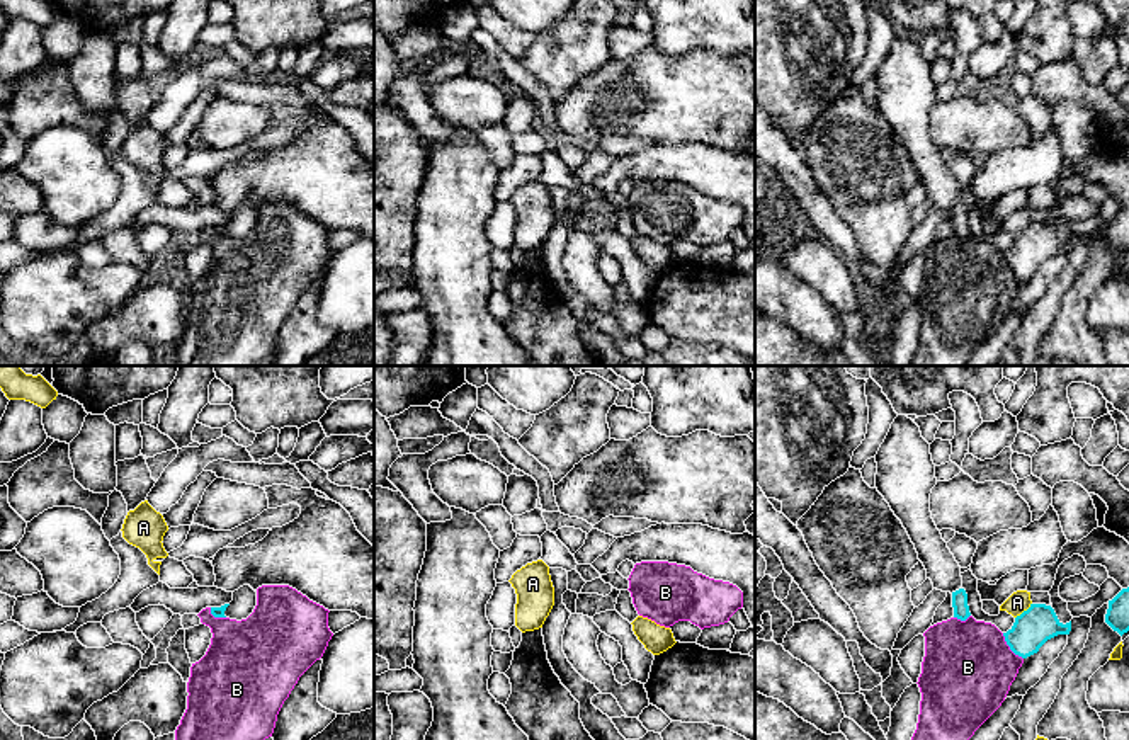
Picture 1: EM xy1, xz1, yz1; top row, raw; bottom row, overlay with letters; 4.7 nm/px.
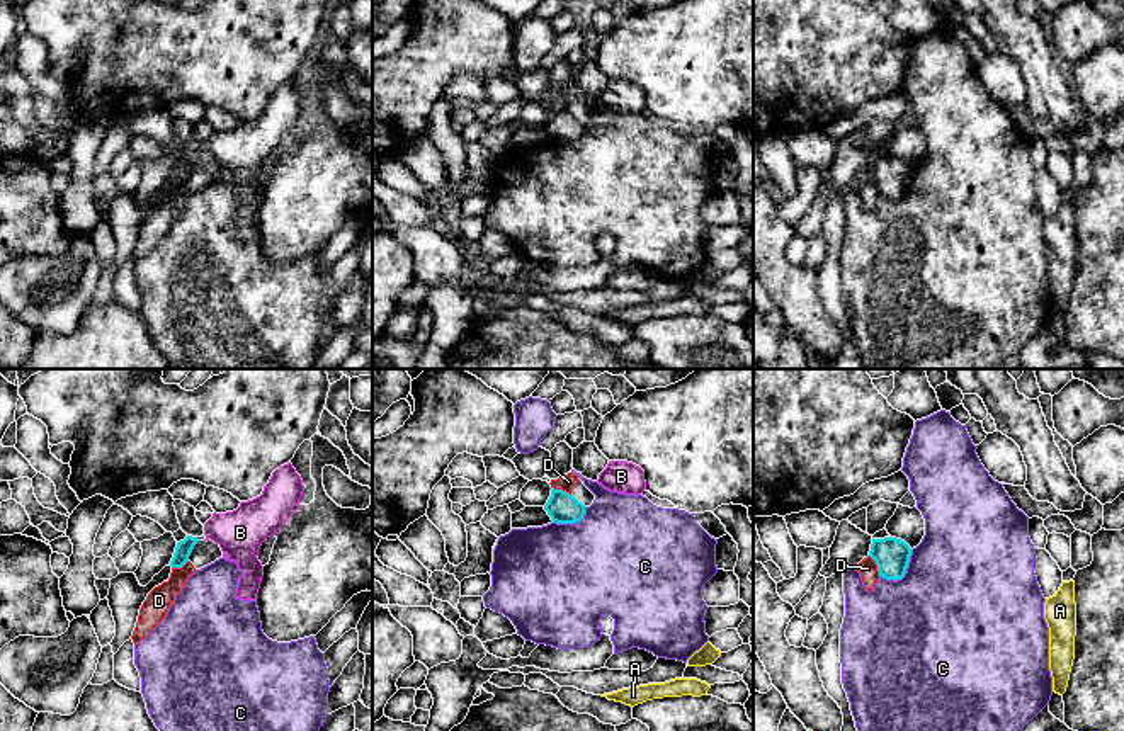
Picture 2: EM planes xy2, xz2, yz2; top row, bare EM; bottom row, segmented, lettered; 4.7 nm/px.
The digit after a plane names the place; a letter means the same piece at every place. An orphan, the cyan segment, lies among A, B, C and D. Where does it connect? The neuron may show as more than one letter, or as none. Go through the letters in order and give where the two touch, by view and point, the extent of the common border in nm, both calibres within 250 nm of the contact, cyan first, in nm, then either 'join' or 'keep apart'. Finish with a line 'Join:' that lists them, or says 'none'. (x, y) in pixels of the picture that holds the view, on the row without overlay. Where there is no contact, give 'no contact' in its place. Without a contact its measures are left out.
A: meets cyan in yz1 at (1024, 230); contact 110 nm long; 180 nm thick on the cyan side, 100 nm on the other; keep apart
B: meets cyan in yz1 at (1009, 264); contact 160 nm long; 180 nm thick on the cyan side, 440 nm on the other; keep apart
C: meets cyan in yz2 at (903, 194); contact 200 nm long; 170 nm thick on the cyan side, 500 nm on the other; keep apart
D: meets cyan in yz2 at (876, 182); contact 120 nm long; 170 nm thick on the cyan side, 90 nm on the other; keep apart
Join: none

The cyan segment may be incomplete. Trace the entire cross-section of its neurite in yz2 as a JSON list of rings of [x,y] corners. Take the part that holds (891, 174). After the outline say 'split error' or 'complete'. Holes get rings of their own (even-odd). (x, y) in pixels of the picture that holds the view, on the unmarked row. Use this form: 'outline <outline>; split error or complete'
outline [[[896,156],[872,158],[869,175],[876,180],[879,196],[901,199],[910,182],[911,167]]]; complete

